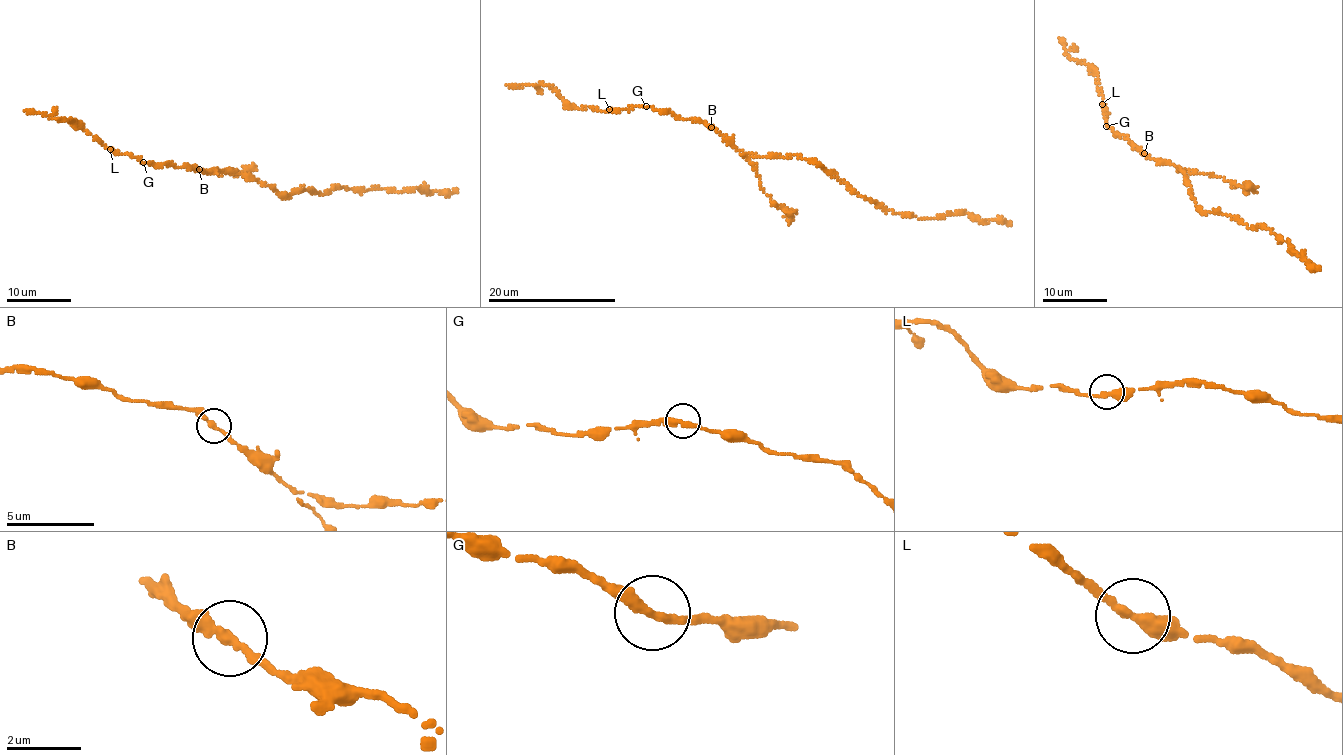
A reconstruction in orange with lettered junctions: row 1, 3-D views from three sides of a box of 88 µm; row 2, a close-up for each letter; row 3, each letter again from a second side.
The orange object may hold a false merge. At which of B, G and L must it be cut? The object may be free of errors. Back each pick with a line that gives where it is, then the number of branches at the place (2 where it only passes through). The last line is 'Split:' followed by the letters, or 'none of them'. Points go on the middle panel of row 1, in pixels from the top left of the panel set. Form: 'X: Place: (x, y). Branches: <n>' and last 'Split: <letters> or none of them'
Split: none of them

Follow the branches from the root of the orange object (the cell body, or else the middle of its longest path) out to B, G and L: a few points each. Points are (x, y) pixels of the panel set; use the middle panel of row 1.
B: (759, 156), (739, 151), (710, 128)
G: (759, 156), (739, 151), (703, 121), (663, 114), (646, 106)
L: (759, 156), (739, 151), (703, 121), (663, 114), (651, 108), (609, 109)

